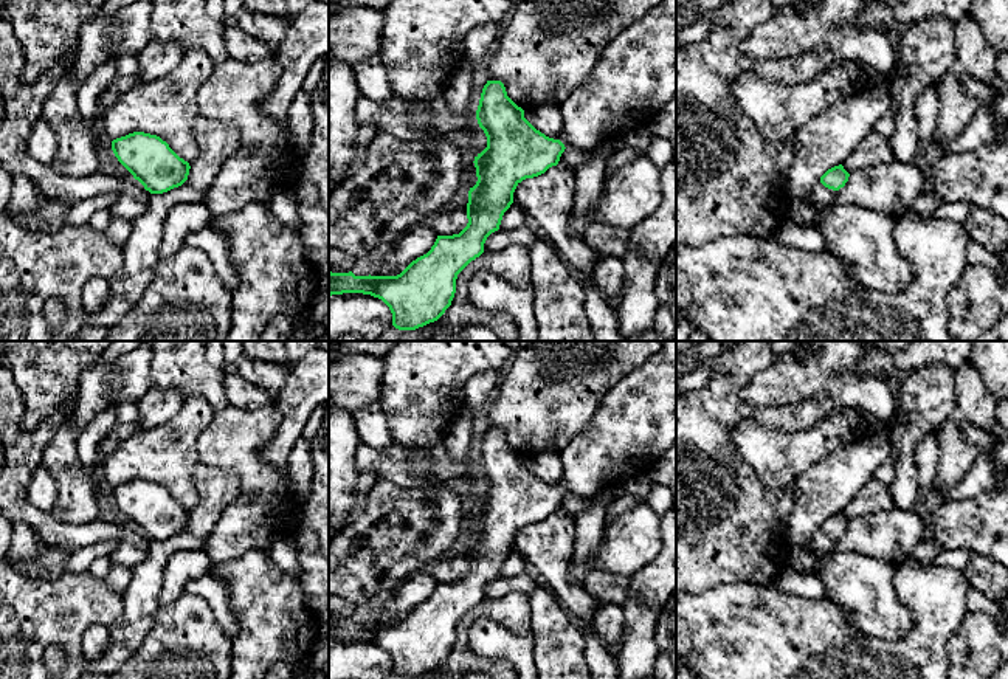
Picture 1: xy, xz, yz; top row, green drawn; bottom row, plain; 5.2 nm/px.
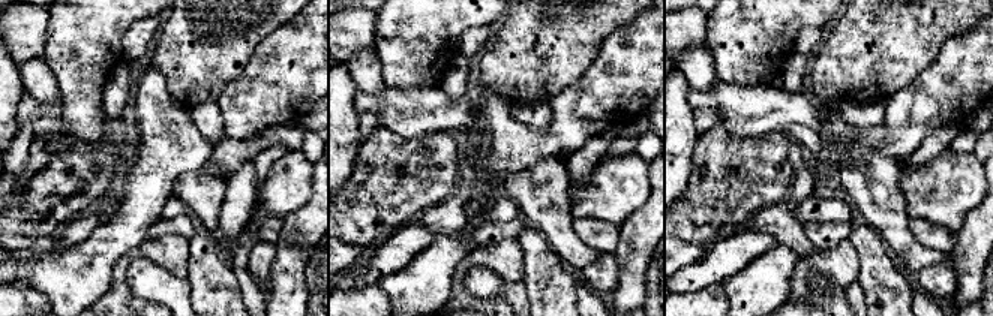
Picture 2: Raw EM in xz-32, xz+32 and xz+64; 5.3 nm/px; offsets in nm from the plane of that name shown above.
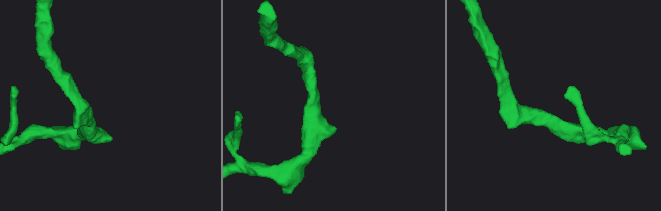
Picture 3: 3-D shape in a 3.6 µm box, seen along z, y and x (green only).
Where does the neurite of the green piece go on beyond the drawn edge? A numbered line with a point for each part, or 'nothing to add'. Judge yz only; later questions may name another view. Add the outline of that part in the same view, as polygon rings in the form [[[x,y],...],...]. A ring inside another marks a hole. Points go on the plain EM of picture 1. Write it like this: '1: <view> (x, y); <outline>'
1: yz (819, 543); [[[820,527],[813,533],[810,544],[805,547],[805,550],[814,552],[814,553],[828,553],[836,547],[836,538],[825,535]]]

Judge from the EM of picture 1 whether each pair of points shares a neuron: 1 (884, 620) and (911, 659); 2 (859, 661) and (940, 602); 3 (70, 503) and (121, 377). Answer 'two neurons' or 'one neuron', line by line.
1: two neurons
2: one neuron
3: one neuron

